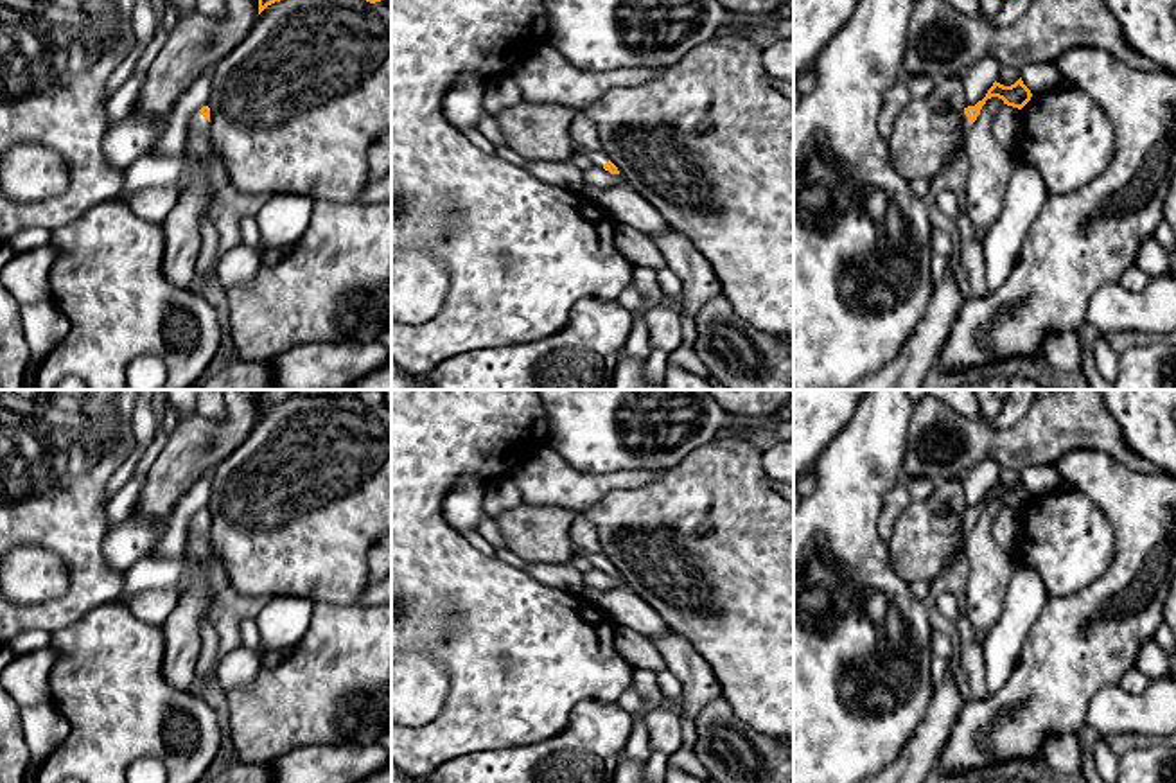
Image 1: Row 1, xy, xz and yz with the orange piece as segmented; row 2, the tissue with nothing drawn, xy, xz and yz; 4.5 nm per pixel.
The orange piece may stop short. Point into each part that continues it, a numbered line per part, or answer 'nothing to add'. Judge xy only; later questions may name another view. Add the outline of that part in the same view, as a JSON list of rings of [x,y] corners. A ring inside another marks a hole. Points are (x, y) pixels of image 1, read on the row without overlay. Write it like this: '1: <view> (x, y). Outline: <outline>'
1: xy (196, 525). Outline: [[[196,512],[196,514],[190,517],[189,533],[208,532],[208,528],[210,528],[210,524],[201,517],[199,512]]]

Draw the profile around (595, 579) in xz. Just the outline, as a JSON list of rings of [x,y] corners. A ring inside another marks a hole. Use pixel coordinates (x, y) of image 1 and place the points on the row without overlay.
[[[592,567],[587,573],[582,573],[582,593],[589,591],[609,591],[612,587],[627,587],[625,580],[621,576],[610,576],[603,569]]]

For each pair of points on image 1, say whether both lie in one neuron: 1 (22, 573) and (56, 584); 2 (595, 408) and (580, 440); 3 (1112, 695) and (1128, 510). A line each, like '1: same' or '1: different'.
1: same
2: same
3: different

